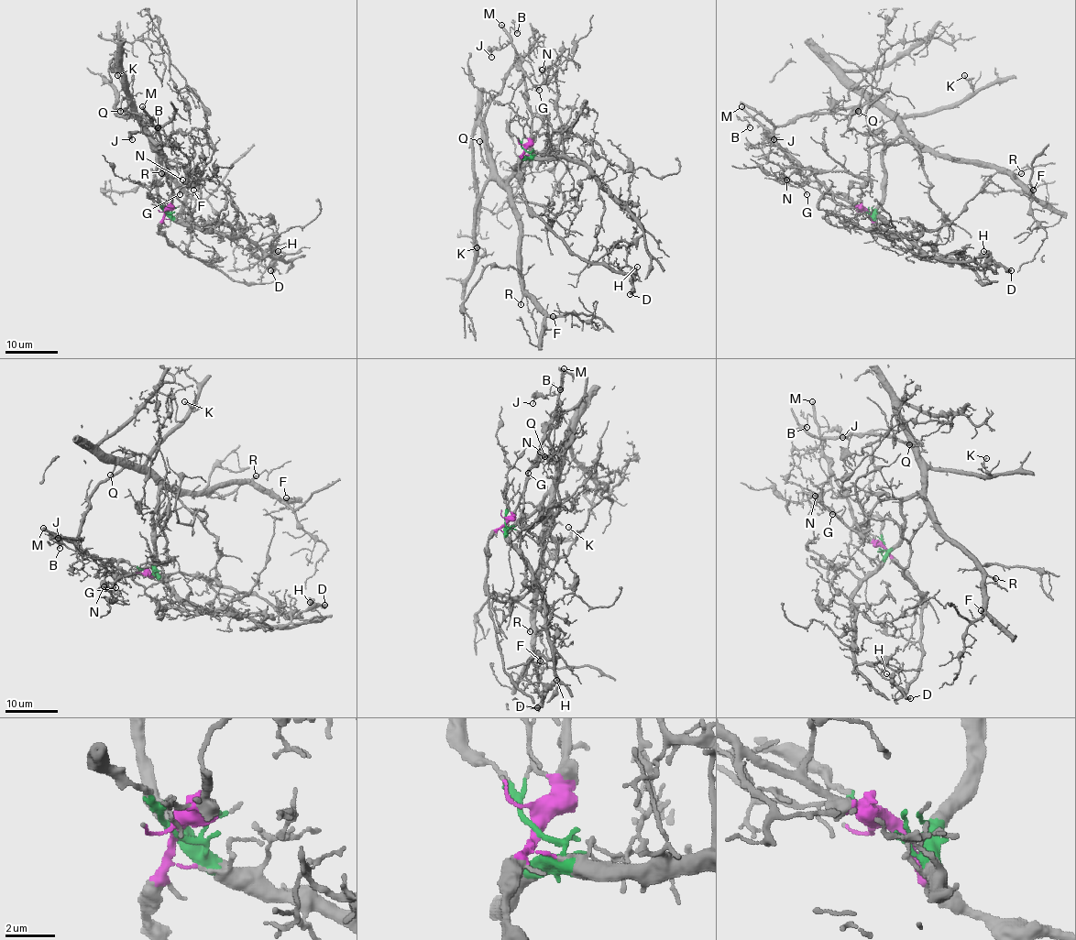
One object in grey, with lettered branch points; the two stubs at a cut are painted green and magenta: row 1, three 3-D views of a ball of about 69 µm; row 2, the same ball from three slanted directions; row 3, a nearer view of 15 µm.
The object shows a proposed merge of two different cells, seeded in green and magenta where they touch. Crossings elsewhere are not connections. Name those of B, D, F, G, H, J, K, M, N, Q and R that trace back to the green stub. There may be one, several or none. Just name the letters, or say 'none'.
F, K, Q, R

